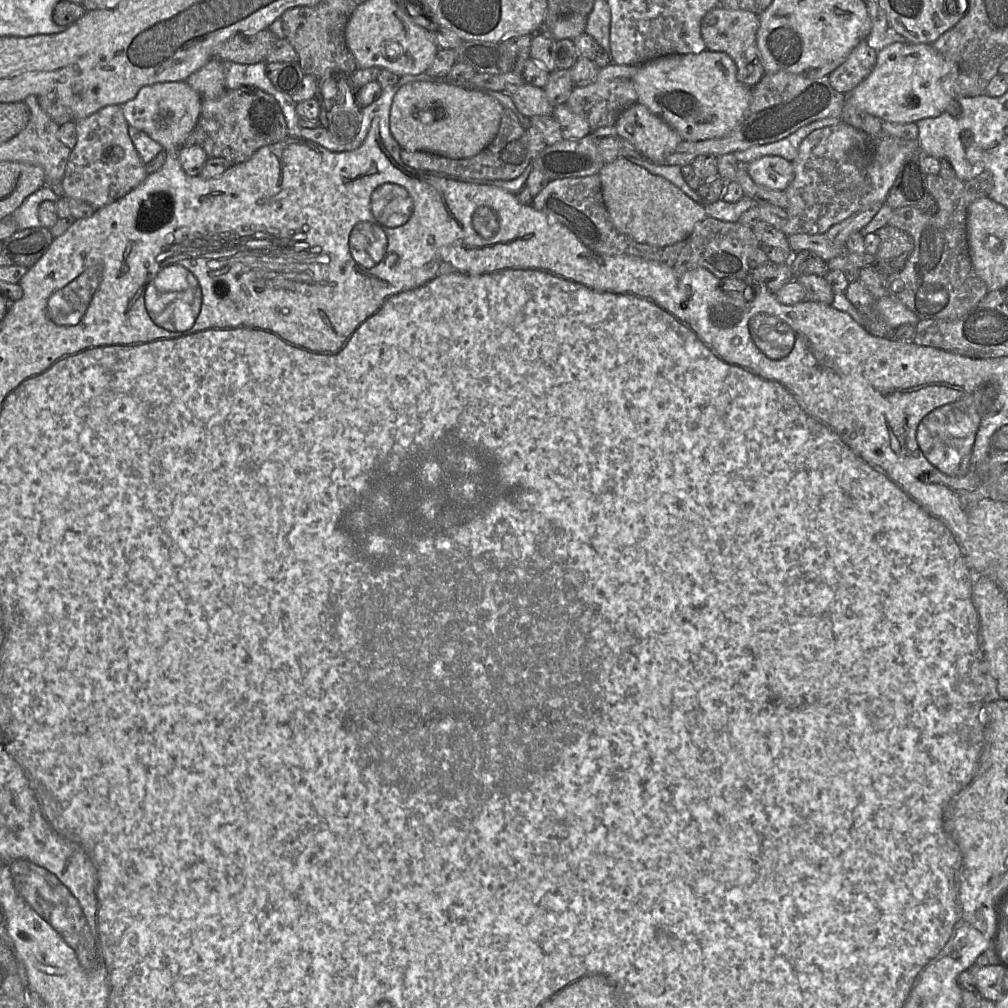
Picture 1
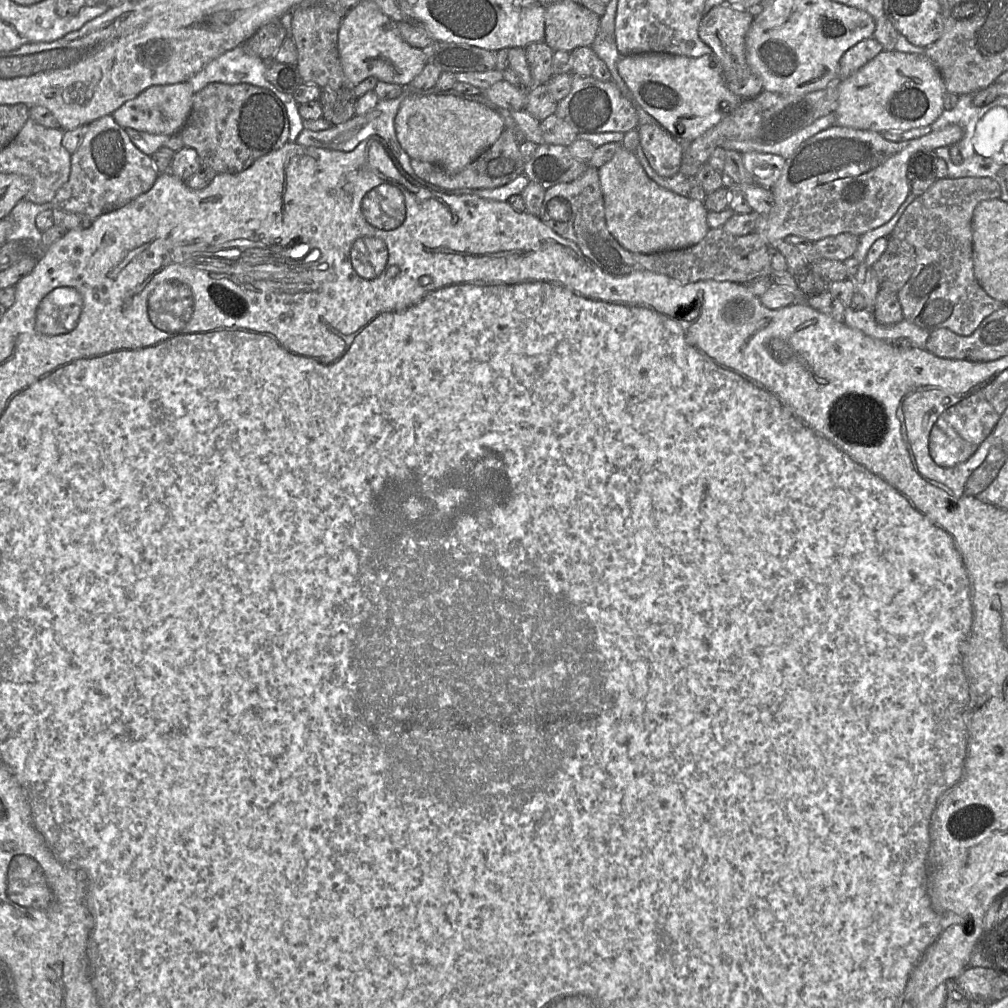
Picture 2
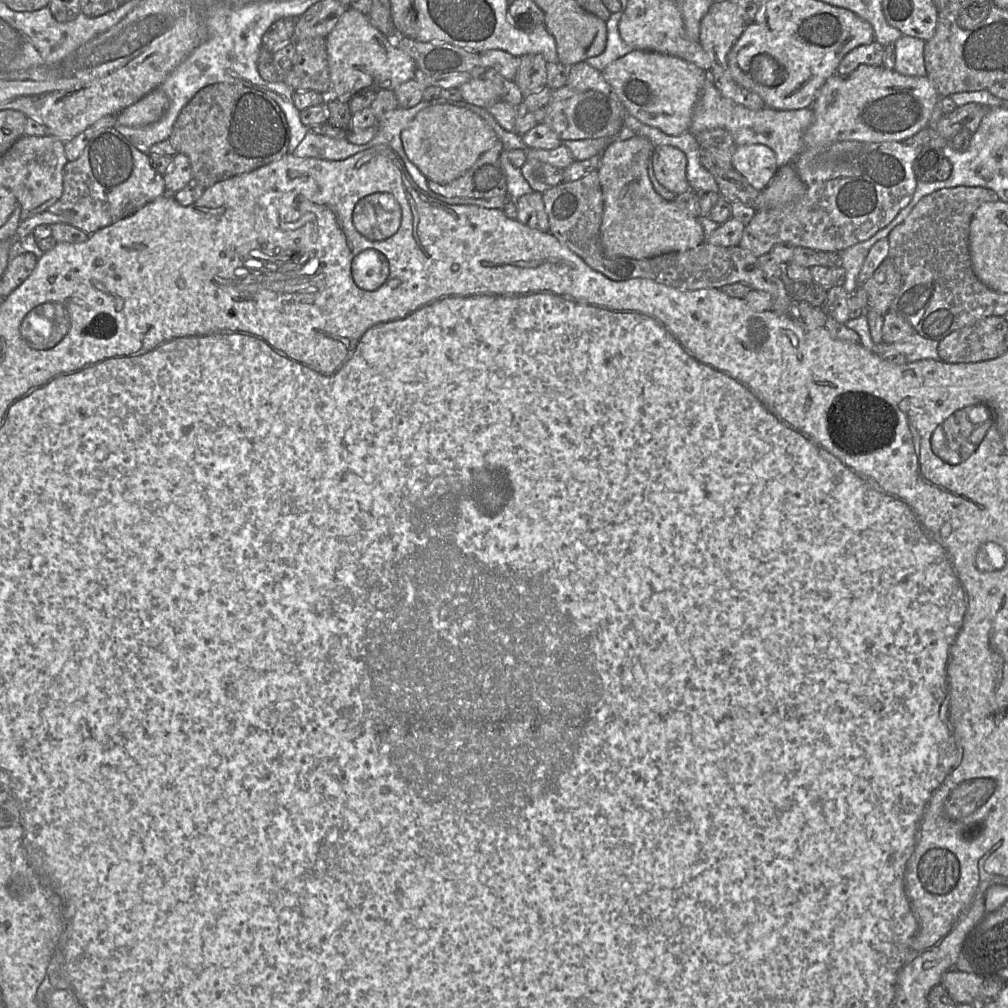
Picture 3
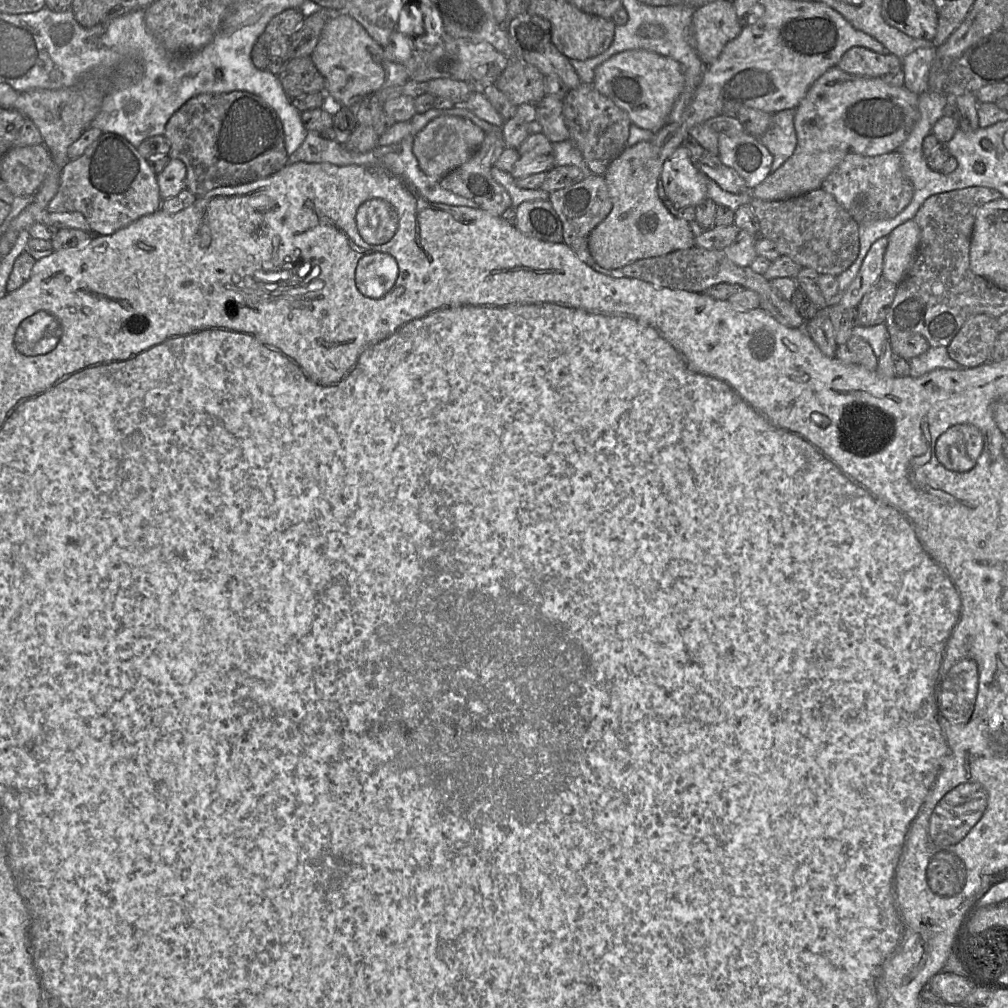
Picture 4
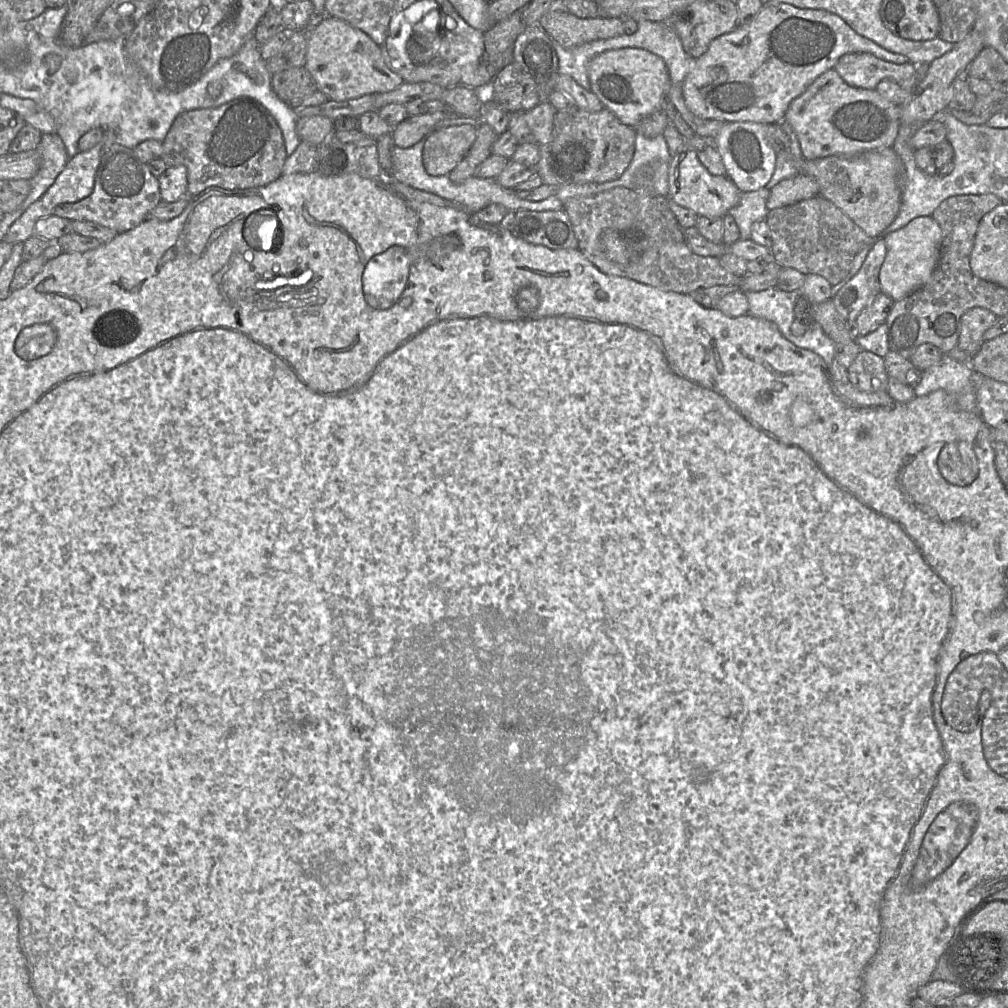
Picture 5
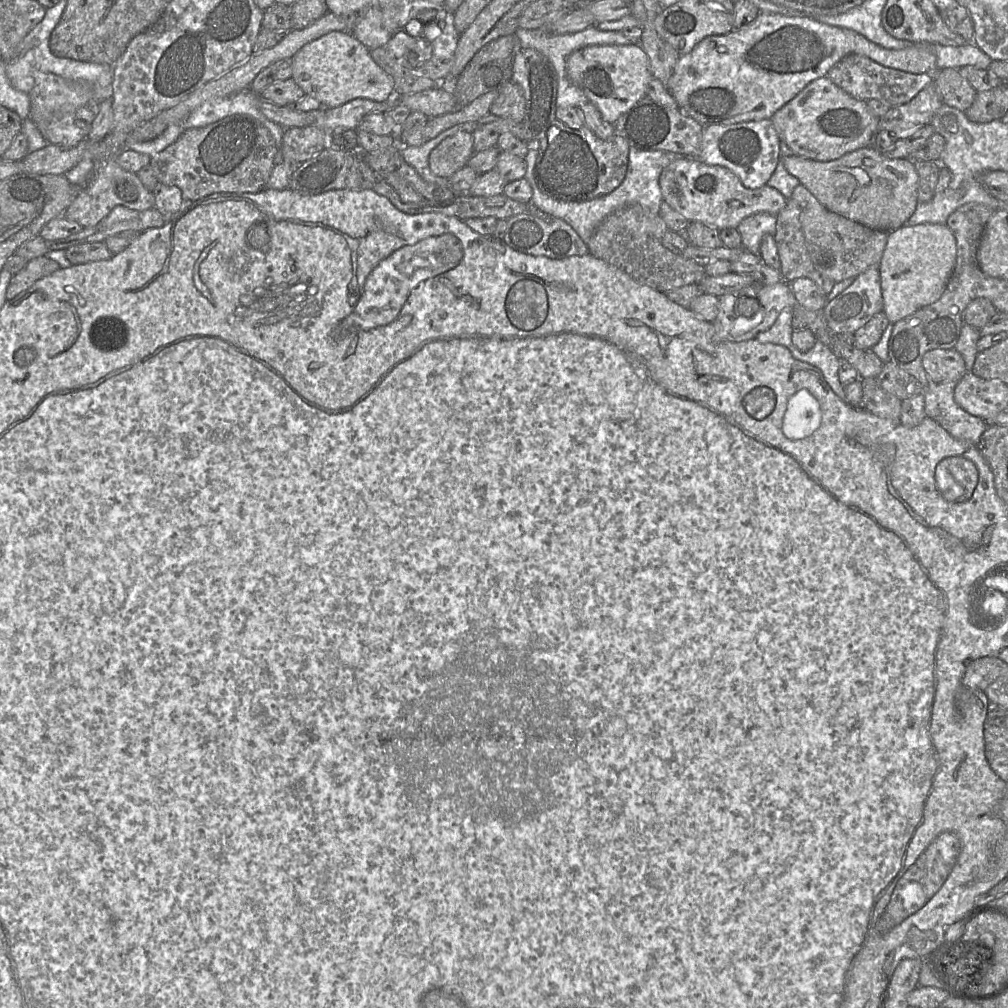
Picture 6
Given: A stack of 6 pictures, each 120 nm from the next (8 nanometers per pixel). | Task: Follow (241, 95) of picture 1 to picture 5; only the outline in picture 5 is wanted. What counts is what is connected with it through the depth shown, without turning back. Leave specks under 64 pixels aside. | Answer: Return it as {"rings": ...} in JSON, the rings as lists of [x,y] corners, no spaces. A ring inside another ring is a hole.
{"rings":[[[240,97],[220,106],[197,108],[179,114],[162,142],[160,157],[167,167],[184,165],[187,168],[186,196],[192,198],[211,188],[241,190],[266,186],[282,175],[288,155],[276,121],[257,101]]]}

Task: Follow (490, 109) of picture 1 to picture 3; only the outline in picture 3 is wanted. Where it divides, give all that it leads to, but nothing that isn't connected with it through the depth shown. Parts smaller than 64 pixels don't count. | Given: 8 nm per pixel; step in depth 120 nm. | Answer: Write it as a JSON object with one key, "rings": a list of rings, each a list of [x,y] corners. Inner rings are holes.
{"rings":[[[464,100],[431,104],[402,130],[401,142],[406,155],[427,179],[448,183],[459,178],[499,140],[493,128],[470,105]]]}

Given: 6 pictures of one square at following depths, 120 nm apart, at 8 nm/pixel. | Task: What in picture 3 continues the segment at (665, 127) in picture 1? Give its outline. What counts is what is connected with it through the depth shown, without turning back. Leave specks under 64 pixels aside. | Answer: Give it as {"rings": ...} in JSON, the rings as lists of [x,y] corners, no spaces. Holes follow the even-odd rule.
{"rings":[[[656,146],[652,165],[656,179],[669,191],[680,195],[691,189],[687,180],[687,157],[677,147]]]}

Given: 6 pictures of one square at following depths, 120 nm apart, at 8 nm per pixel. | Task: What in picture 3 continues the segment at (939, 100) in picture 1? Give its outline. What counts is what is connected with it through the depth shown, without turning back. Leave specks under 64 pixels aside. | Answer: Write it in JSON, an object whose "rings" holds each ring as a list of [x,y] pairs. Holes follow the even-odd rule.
{"rings":[[[864,64],[846,76],[835,73],[824,83],[811,107],[813,122],[804,134],[803,149],[824,149],[848,140],[903,142],[928,126],[939,99],[927,76],[906,76],[882,65]]]}

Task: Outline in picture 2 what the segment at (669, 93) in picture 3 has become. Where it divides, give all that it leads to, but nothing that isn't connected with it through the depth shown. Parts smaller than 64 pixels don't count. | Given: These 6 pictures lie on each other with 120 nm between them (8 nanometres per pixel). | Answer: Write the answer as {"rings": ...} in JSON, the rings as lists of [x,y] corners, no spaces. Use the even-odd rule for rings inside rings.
{"rings":[[[640,53],[621,56],[618,73],[631,92],[632,101],[651,115],[676,140],[691,143],[732,114],[743,99],[731,92],[725,84],[721,64],[714,53],[700,57],[679,56],[670,53]]]}

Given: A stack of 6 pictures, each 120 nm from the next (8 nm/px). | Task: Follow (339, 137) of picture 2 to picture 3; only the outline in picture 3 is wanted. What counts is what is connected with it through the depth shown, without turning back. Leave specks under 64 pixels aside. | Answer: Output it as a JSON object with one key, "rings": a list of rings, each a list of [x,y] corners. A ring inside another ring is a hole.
{"rings":[[[308,131],[293,154],[324,160],[344,160],[368,148],[368,144],[353,144],[347,138],[332,138]]]}

